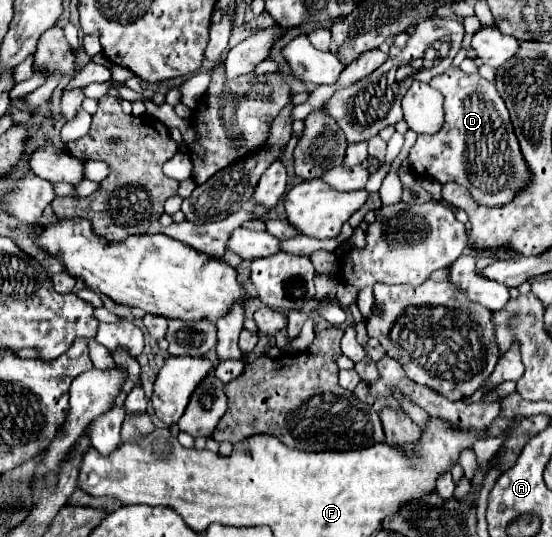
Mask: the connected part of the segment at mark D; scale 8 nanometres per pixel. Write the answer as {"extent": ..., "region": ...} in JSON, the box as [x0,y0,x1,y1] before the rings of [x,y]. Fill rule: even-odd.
{"extent":[410,66,528,206],"region":[[[452,66],[448,68],[448,72],[436,76],[430,82],[430,86],[436,88],[444,96],[446,122],[438,134],[418,136],[410,152],[410,164],[412,164],[414,174],[422,176],[422,172],[426,172],[432,178],[436,178],[440,184],[456,182],[464,186],[478,204],[484,204],[484,206],[500,206],[512,200],[512,196],[528,184],[528,166],[524,164],[524,158],[520,156],[520,146],[518,146],[514,128],[510,124],[508,108],[504,100],[500,98],[496,84],[484,80],[480,74],[464,74],[460,68]]]}

